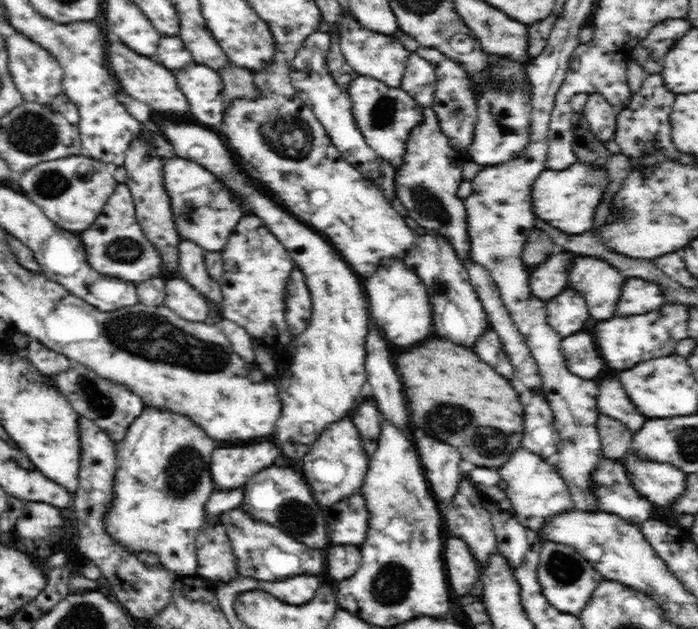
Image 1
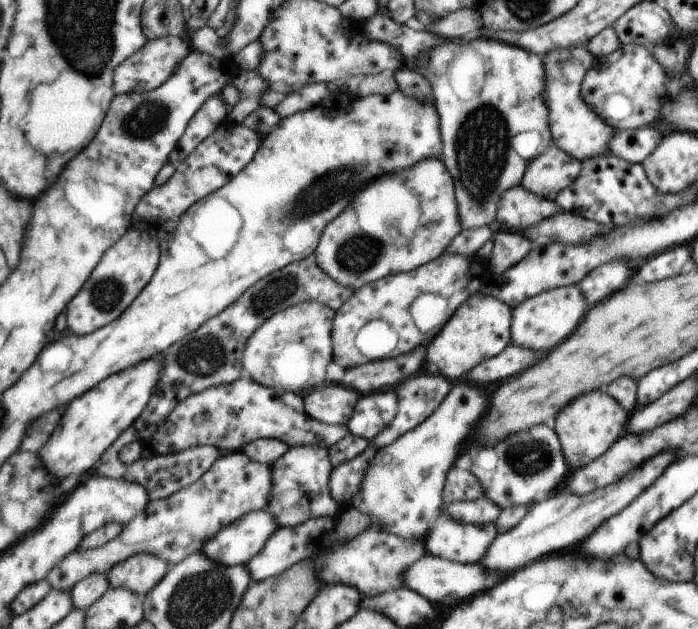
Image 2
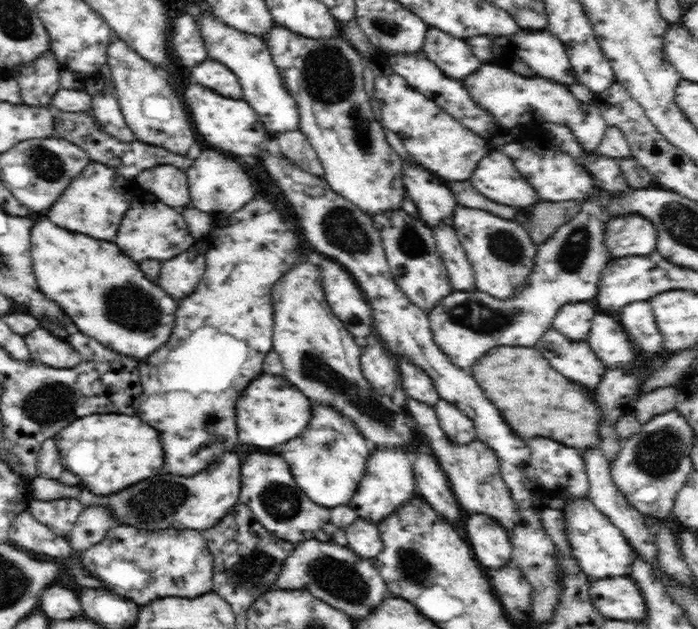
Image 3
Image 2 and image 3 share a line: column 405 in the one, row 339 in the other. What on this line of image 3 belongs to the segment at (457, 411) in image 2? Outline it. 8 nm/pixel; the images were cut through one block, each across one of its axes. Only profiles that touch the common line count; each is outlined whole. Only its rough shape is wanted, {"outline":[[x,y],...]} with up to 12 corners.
{"outline":[[592,196],[512,299],[453,291],[426,312],[456,366],[536,346],[612,259]]}

